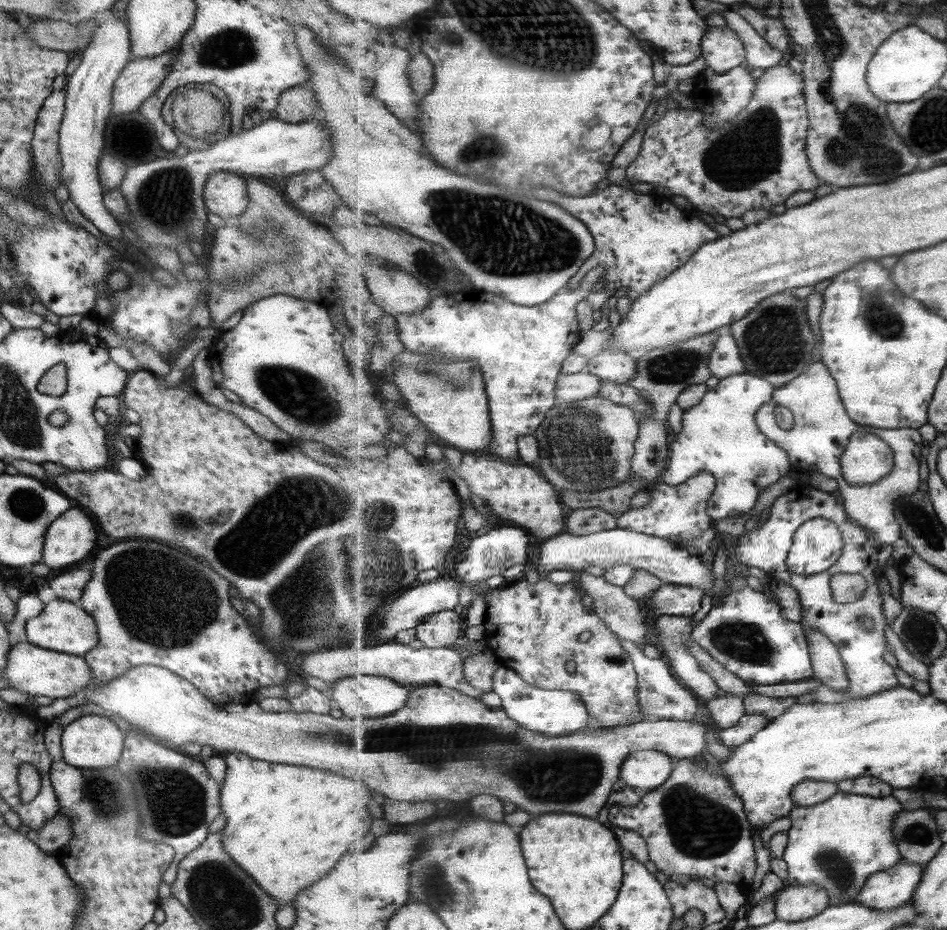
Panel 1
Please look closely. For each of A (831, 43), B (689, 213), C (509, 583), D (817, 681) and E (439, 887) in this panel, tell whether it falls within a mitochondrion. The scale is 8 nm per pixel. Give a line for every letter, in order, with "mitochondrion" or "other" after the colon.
A: mitochondrion
B: other
C: other
D: other
E: mitochondrion

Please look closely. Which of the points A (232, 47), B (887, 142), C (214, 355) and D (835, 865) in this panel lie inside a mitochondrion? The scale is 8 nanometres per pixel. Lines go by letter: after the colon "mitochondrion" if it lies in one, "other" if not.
A: mitochondrion
B: other
C: other
D: mitochondrion

